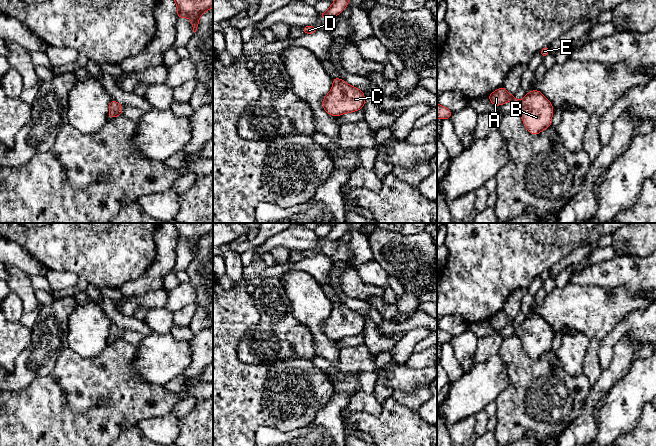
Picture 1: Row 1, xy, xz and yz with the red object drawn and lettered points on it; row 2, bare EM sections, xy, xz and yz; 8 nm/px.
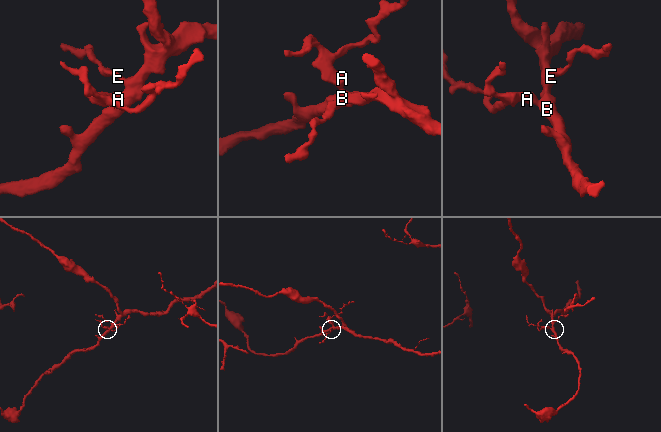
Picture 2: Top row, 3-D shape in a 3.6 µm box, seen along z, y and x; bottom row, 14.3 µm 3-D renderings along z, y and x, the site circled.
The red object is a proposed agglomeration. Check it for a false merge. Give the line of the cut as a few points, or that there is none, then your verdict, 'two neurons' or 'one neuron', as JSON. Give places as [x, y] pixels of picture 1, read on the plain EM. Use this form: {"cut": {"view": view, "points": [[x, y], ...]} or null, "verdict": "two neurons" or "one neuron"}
{"cut": null, "verdict": "one neuron"}

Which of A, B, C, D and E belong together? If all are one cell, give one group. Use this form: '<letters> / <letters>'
A B C D E

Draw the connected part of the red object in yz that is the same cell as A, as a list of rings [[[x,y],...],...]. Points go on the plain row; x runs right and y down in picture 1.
[[[503,310],[491,317],[488,322],[495,330],[512,325],[515,335],[520,338],[525,351],[533,359],[551,351],[554,332],[551,326],[538,314],[528,316],[523,324],[519,325]]]

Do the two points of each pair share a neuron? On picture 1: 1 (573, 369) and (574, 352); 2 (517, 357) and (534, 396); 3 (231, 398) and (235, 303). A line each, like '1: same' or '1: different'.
1: same
2: same
3: same

